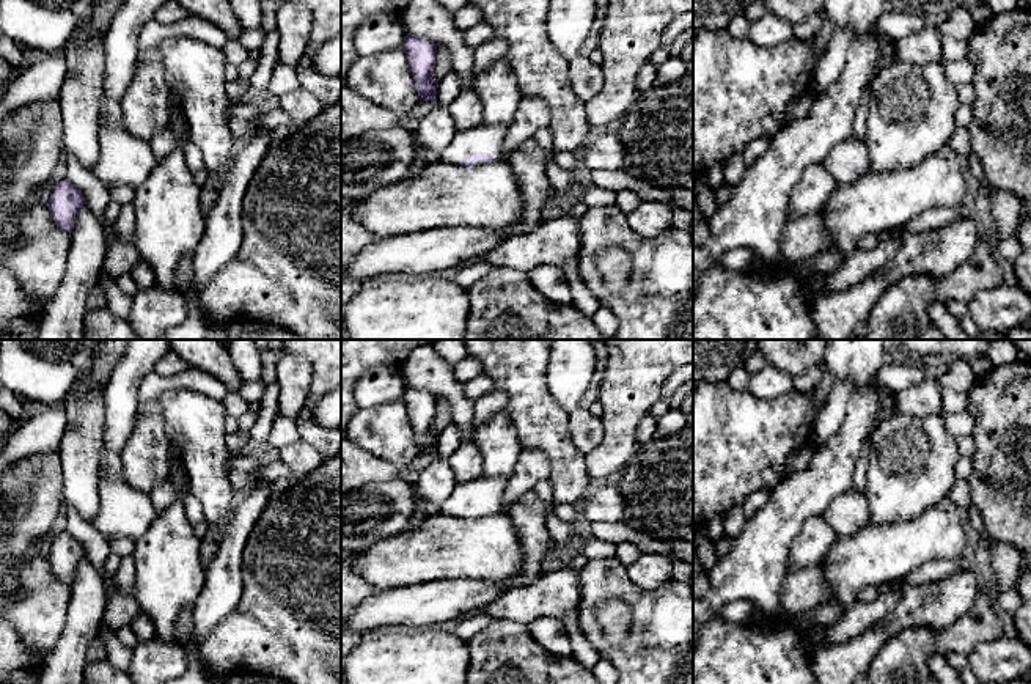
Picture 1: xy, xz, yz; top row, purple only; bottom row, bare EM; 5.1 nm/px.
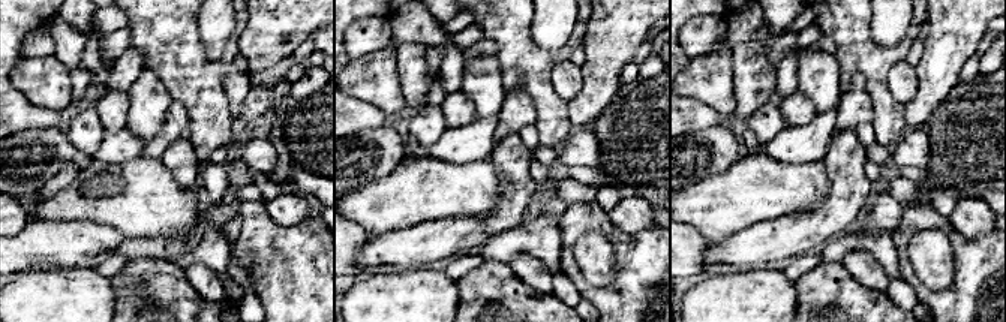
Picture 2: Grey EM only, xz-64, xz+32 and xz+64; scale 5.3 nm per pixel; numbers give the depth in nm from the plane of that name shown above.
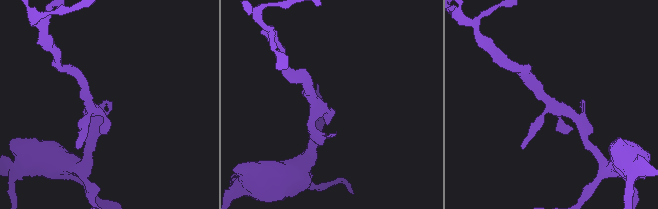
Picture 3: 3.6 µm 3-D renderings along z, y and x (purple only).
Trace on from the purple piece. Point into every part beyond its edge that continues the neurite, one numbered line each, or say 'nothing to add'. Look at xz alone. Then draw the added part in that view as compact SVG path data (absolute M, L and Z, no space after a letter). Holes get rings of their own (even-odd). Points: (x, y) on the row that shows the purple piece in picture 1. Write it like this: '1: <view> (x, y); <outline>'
1: xz (484, 139); M479 126L470 131L456 131L451 143L437 157L451 165L460 165L471 153L495 153L492 162L503 160L503 142L508 126Z

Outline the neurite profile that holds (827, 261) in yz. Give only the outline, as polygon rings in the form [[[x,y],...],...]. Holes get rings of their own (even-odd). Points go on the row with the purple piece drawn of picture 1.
[[[822,252],[819,255],[792,261],[784,256],[780,256],[772,266],[776,266],[783,270],[792,270],[797,277],[809,280],[813,274],[831,274],[836,270],[846,259],[835,252]]]

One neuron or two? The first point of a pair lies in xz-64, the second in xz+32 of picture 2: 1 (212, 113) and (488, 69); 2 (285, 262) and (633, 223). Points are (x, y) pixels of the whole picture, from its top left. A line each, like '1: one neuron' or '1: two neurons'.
1: two neurons
2: two neurons

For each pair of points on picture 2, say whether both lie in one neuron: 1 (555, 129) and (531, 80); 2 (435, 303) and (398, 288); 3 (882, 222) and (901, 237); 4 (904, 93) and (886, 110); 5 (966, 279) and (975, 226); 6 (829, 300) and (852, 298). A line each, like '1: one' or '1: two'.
1: one
2: one
3: two
4: two
5: two
6: one

